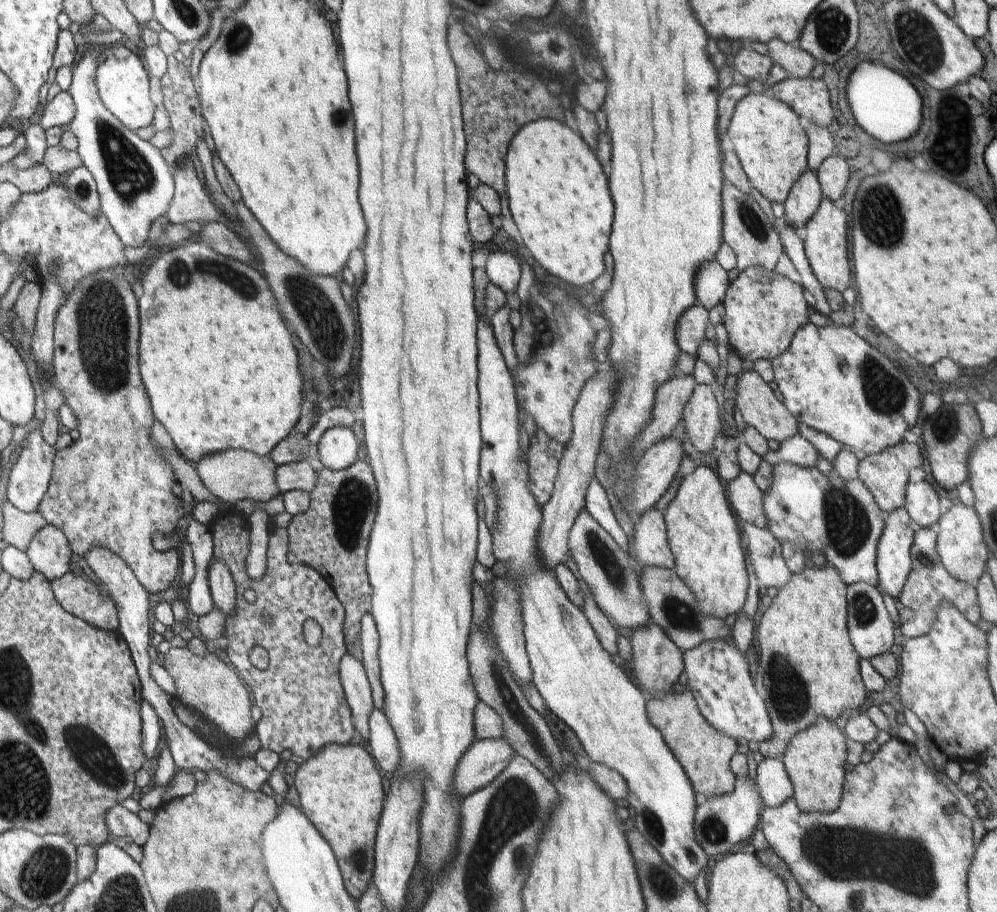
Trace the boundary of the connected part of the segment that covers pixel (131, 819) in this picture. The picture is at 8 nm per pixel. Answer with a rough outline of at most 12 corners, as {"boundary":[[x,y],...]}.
{"boundary":[[121,806],[105,812],[105,824],[115,838],[125,836],[141,848],[149,826]]}

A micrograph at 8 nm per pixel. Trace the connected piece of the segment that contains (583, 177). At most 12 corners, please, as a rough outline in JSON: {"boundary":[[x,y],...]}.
{"boundary":[[557,120],[519,128],[505,194],[521,242],[575,286],[603,274],[601,162]]}

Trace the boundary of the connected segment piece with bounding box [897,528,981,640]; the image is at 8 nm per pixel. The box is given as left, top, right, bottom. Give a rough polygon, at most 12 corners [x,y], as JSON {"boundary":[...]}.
{"boundary":[[935,528],[913,534],[911,572],[899,592],[911,620],[903,638],[929,632],[943,600],[971,624],[981,620],[975,588],[937,556]]}

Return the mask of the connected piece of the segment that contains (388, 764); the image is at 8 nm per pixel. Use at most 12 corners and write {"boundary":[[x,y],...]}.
{"boundary":[[371,712],[371,758],[379,772],[399,768],[399,744],[389,720]]}

